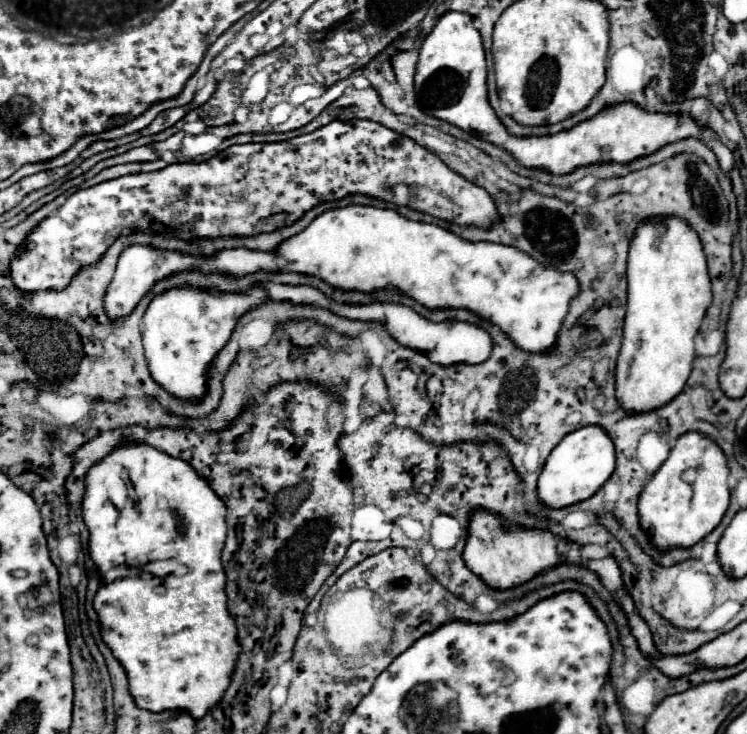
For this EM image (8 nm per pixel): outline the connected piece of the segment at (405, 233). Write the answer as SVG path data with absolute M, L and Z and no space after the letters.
M347 206L347 208L329 210L317 216L301 234L285 240L275 252L253 252L247 248L239 248L239 250L223 250L215 258L193 258L193 256L183 256L179 252L155 250L149 246L131 246L121 254L113 282L105 292L103 304L105 304L107 316L111 320L123 320L125 316L129 316L129 312L133 312L133 308L137 308L141 298L147 296L147 292L159 280L185 270L197 270L201 274L225 274L229 278L243 278L261 270L297 272L297 274L317 276L325 284L345 292L357 290L357 292L373 294L379 290L399 290L429 310L451 310L451 308L471 310L473 314L499 326L509 336L509 340L517 344L517 348L531 354L545 354L557 346L563 320L569 312L569 300L579 290L573 274L561 274L557 270L545 268L529 254L517 248L491 244L491 242L475 242L475 244L465 242L449 230L443 230L433 224L407 220L395 210L379 210L371 206Z

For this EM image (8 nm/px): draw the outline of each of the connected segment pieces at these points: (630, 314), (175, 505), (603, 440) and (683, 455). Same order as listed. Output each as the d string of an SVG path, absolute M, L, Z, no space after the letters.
M673 216L641 222L629 248L627 280L627 314L623 324L623 342L615 366L617 402L621 404L621 408L625 408L625 412L651 412L653 408L661 408L661 404L669 404L673 396L679 396L683 392L695 360L695 334L699 332L705 312L711 306L707 260L695 230Z
M139 444L119 446L107 458L97 462L89 470L85 486L83 520L91 532L89 554L99 570L109 572L118 566L134 569L167 558L175 558L189 568L185 576L169 576L165 580L165 594L153 592L159 578L150 572L144 575L133 573L128 578L113 581L113 584L105 584L95 596L95 610L101 620L101 636L123 664L129 678L129 692L137 706L151 712L189 710L191 716L203 718L227 690L237 654L241 652L235 622L227 612L225 572L221 566L221 550L227 536L225 502L203 478L197 476L189 462Z
M583 426L567 434L549 454L537 480L537 498L549 510L561 510L591 498L615 470L615 448L599 426Z
M687 432L675 440L669 458L639 496L639 520L661 552L691 548L709 536L729 506L729 468L721 448L703 434Z

